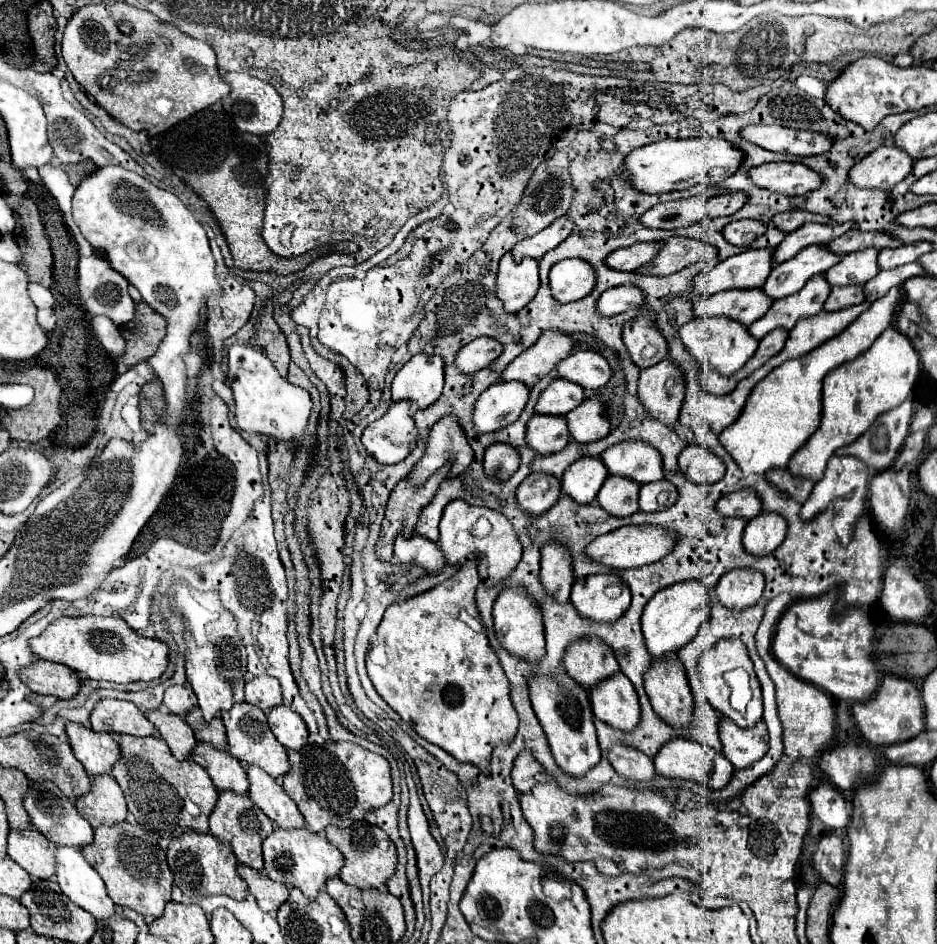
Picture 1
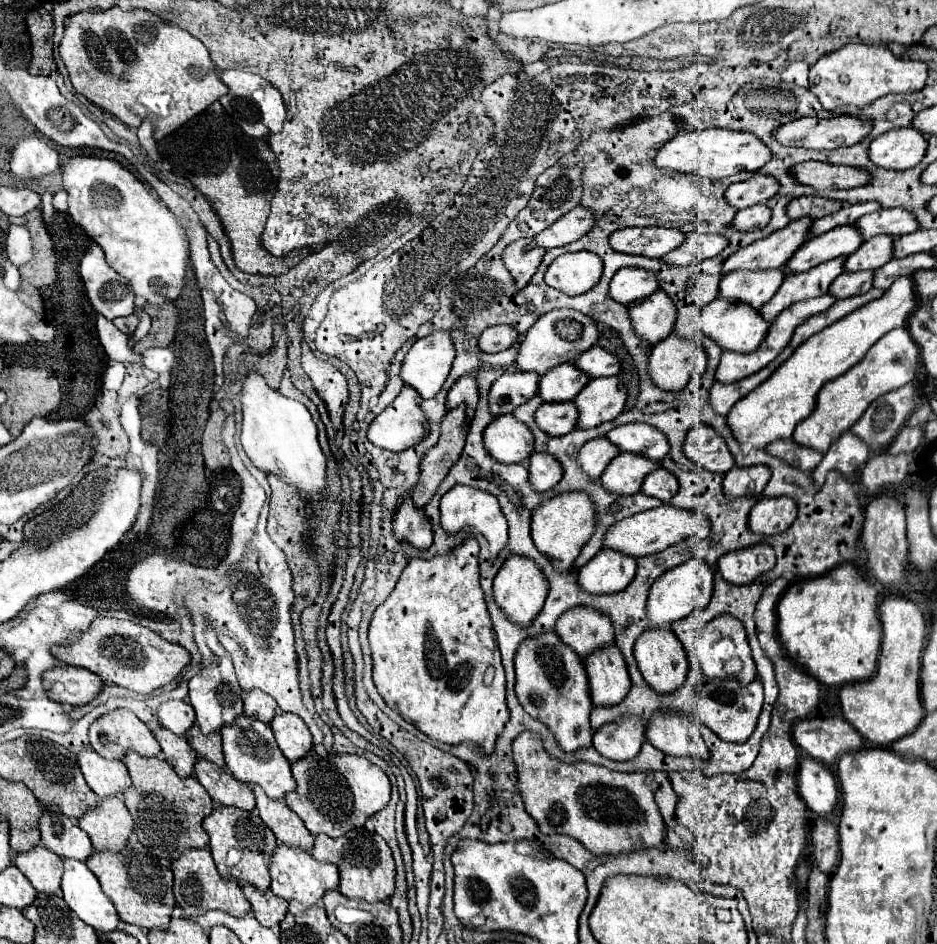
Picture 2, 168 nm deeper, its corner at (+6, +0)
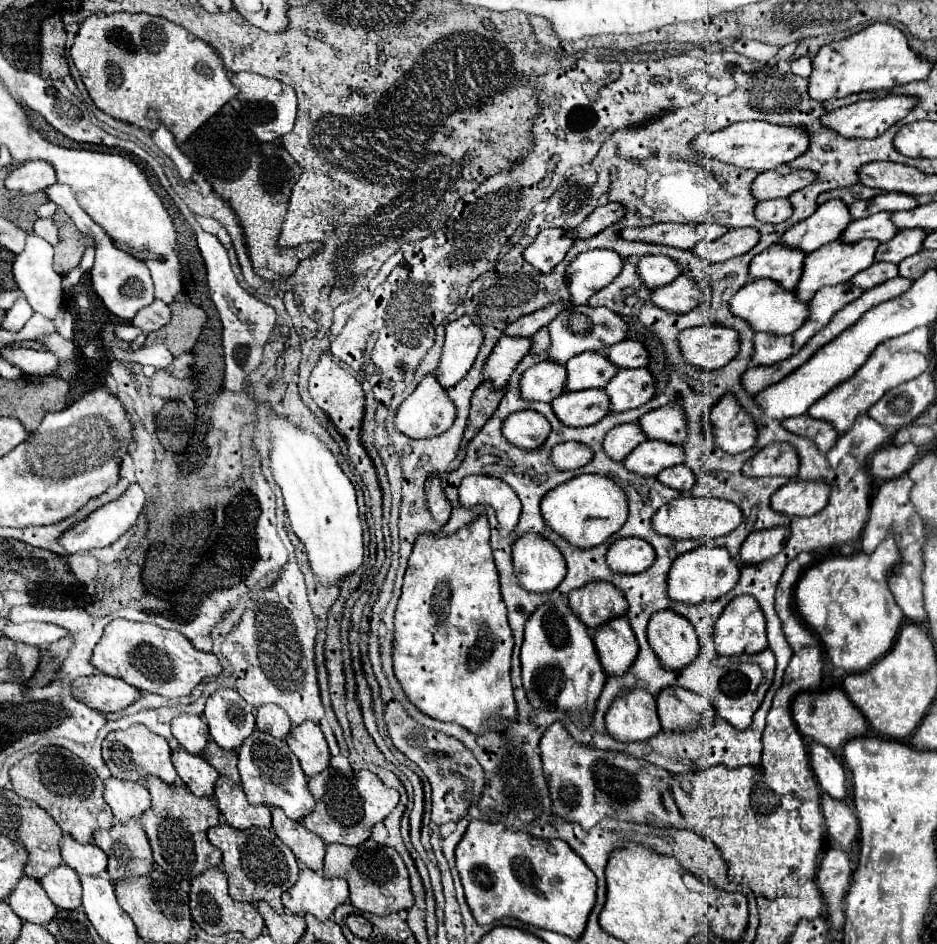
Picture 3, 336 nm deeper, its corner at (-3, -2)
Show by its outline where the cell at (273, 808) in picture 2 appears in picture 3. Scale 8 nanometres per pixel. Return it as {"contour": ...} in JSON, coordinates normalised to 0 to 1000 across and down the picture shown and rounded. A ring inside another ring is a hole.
{"contour":[[[290,856],[290,871],[295,886],[314,903],[314,907],[327,915],[327,919],[339,924],[346,917],[348,896],[346,890],[333,881],[329,881],[320,871],[307,869],[299,856]]]}

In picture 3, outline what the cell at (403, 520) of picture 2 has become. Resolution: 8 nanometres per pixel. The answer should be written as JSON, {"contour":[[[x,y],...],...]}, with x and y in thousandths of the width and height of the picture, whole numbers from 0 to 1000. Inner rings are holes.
{"contour":[[[461,502],[455,508],[455,536],[461,542],[461,547],[465,549],[465,553],[472,557],[478,553],[482,536],[472,519],[472,506],[467,502]]]}

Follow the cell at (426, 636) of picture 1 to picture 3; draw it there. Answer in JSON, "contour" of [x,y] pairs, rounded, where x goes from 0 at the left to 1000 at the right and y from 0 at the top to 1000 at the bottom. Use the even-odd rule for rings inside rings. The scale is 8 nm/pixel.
{"contour":[[[519,544],[480,568],[450,564],[440,578],[429,631],[420,653],[420,712],[433,737],[459,761],[487,765],[506,778],[517,775],[523,758],[551,761],[551,744],[544,722],[544,697],[549,674],[542,663],[540,640],[534,629],[534,610],[523,581]]]}

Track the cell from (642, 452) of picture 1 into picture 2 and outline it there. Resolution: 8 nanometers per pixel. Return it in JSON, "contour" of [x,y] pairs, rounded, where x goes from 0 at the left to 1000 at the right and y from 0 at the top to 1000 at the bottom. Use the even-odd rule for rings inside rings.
{"contour":[[[669,449],[652,456],[648,460],[650,468],[661,475],[661,479],[676,479],[684,481],[697,489],[705,489],[708,483],[714,479],[714,468],[703,460],[703,456],[691,449]]]}

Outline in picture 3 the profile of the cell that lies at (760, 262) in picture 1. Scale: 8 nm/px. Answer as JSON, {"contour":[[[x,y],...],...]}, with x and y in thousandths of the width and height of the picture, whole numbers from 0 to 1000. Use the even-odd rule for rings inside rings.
{"contour":[[[884,212],[862,233],[841,242],[832,256],[845,258],[864,269],[871,263],[894,254],[907,235],[909,229],[905,216],[901,216],[899,212]]]}

